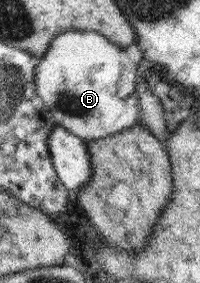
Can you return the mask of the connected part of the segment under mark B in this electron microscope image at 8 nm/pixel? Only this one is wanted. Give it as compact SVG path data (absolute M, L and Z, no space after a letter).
M68 31L58 35L50 43L44 57L40 57L34 78L36 78L36 94L44 100L57 125L85 141L104 139L120 131L126 131L128 127L134 127L141 119L140 111L138 111L139 96L134 90L137 85L136 79L138 79L137 63L127 56L123 46L109 41L100 33Z

